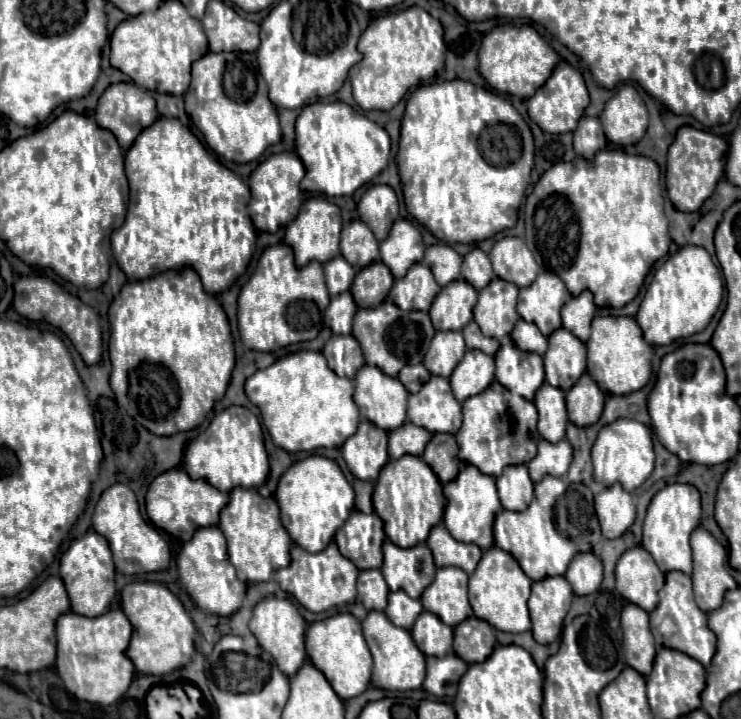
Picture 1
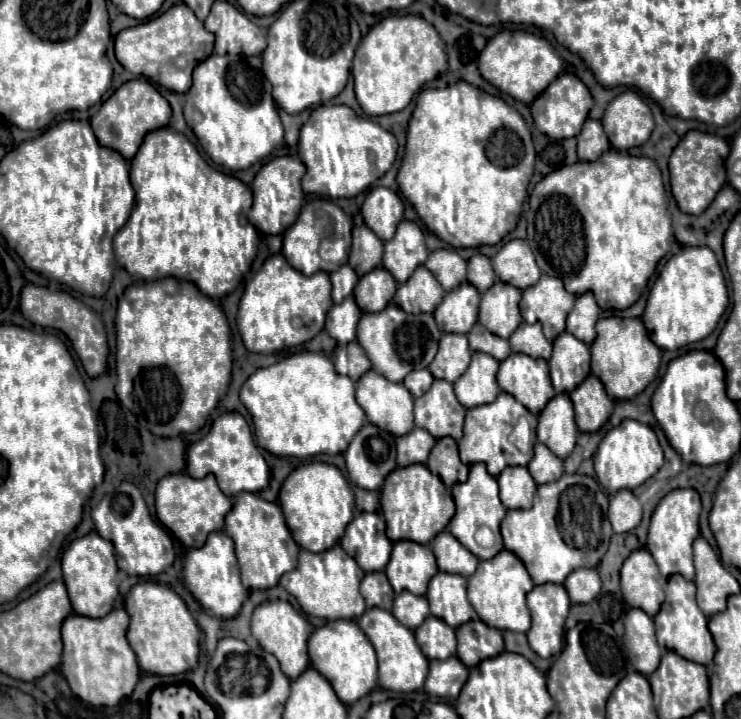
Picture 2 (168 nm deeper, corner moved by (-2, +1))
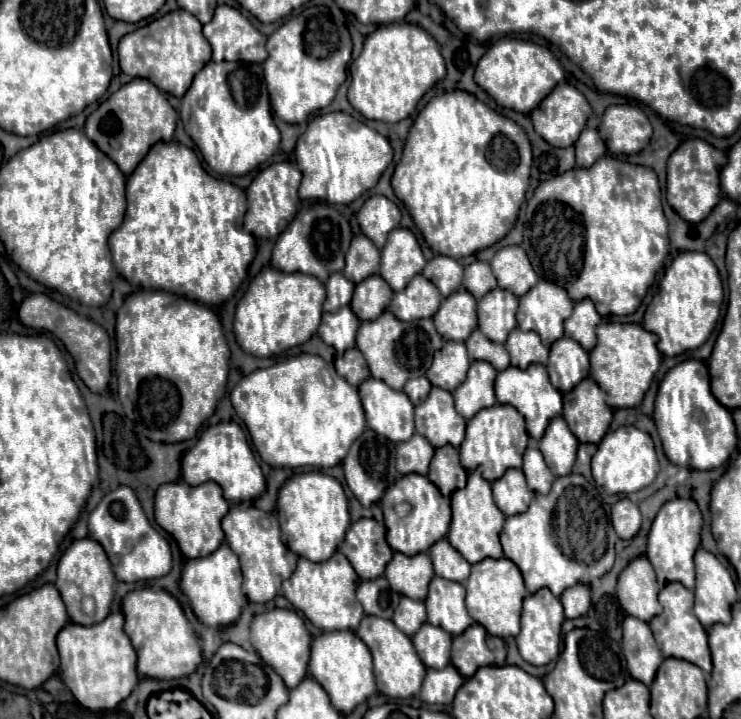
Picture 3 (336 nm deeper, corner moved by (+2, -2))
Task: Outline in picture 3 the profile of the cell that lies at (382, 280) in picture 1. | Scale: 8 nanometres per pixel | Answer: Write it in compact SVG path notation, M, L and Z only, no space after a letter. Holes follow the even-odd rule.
M372 275L364 279L364 283L356 285L350 307L360 321L372 321L386 311L390 299L392 299L392 289L388 287L388 283L384 283L380 275Z

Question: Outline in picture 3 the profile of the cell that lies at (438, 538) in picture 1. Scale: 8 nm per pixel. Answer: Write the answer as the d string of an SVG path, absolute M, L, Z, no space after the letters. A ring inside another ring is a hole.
M440 539L430 547L430 557L438 577L444 577L456 583L466 583L470 575L470 563L446 539Z

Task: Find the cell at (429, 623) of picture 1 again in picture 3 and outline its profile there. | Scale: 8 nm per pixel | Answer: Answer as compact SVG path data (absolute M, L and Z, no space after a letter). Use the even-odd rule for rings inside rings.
M424 623L424 627L420 627L420 631L412 637L412 643L426 667L444 669L450 663L452 635L448 635L442 627Z

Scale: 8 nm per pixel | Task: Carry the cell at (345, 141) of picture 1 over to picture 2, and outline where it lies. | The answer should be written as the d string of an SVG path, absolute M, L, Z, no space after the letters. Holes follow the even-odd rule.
M316 106L300 130L300 160L306 166L302 188L306 194L328 198L354 198L372 182L384 176L396 160L396 138L368 118L358 116L350 106Z

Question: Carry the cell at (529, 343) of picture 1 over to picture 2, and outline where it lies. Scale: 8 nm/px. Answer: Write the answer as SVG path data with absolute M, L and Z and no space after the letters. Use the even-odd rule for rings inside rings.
M522 322L514 334L508 338L512 352L520 352L520 354L528 354L532 358L544 358L548 360L552 354L552 342L546 340L546 336L542 334L540 324L526 324Z

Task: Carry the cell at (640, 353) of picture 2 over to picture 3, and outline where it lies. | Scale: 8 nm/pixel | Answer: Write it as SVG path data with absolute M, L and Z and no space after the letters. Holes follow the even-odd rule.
M602 323L596 327L596 335L598 343L590 351L590 377L608 393L606 401L612 409L638 407L662 361L656 335L638 323Z

